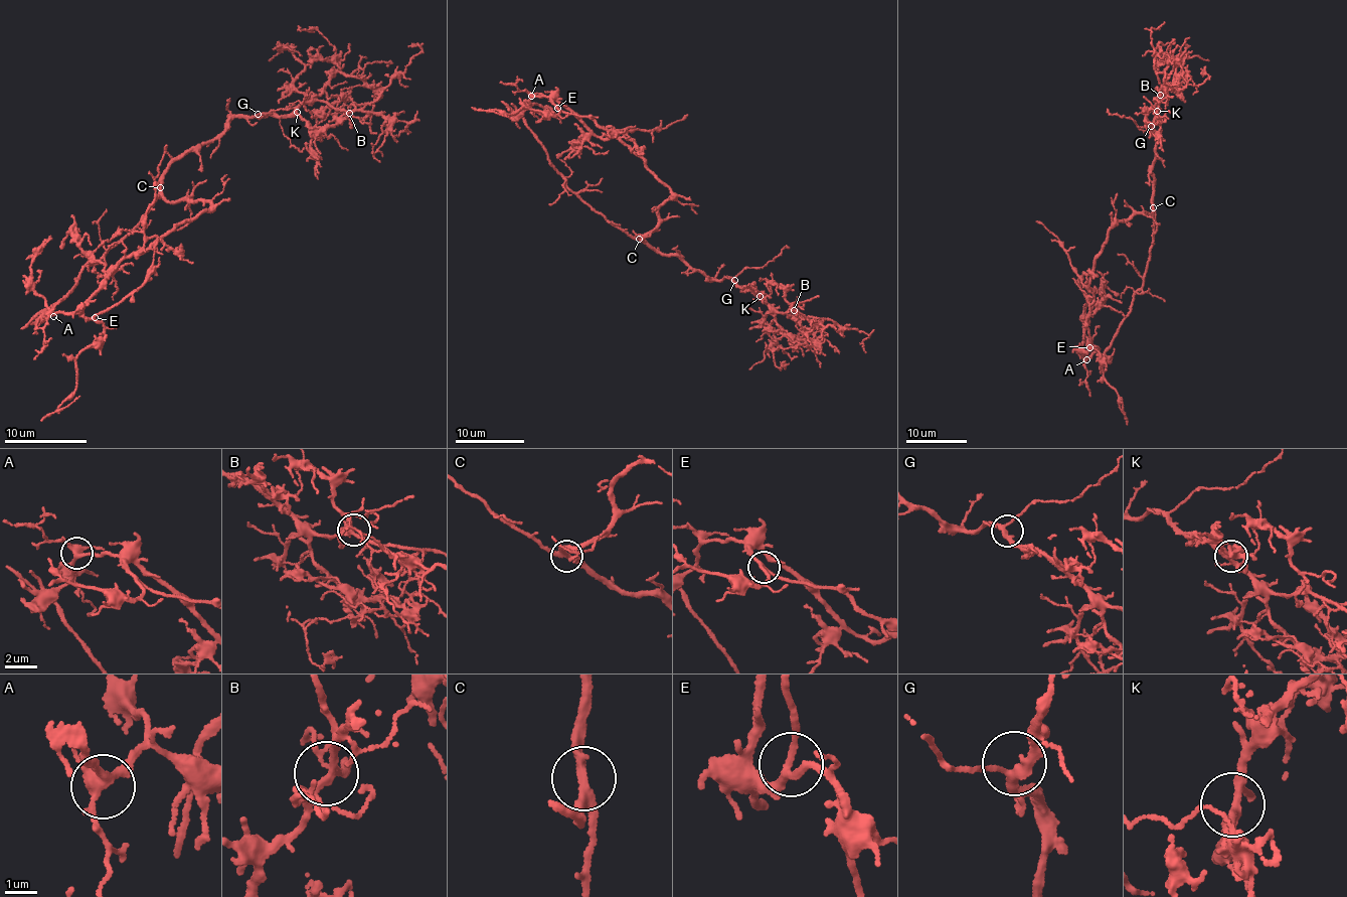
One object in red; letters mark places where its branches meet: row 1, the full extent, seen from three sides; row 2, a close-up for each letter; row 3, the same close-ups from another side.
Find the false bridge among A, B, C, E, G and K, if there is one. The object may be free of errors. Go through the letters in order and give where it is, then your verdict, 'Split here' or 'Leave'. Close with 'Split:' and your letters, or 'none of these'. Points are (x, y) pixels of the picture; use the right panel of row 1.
A: Place: (1086, 359). Leave
B: Place: (1160, 95). Leave
C: Place: (1153, 207). Leave
E: Place: (1089, 347). Leave
G: Place: (1151, 126). Leave
K: Place: (1157, 111). Leave
Split: none of these

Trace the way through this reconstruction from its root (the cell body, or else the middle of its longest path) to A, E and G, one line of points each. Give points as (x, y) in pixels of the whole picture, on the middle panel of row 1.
A: (620, 229), (565, 186), (564, 178), (554, 169), (542, 142), (521, 116), (531, 96)
E: (620, 229), (565, 186), (542, 142), (521, 116), (531, 97), (546, 95), (557, 108)
G: (620, 229), (661, 254), (677, 255), (706, 276), (717, 280), (729, 276), (734, 280)

